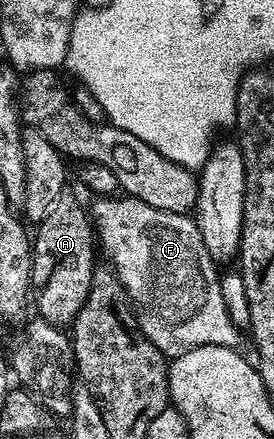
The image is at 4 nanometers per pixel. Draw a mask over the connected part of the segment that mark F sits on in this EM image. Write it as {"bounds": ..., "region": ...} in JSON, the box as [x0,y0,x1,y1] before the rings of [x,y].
{"bounds":[93,196,240,360],"region":[[[99,196],[93,208],[93,224],[98,239],[103,240],[110,265],[121,280],[138,311],[139,329],[168,360],[179,358],[198,346],[238,347],[240,327],[235,326],[231,314],[221,300],[220,271],[215,271],[216,259],[205,248],[205,240],[194,217],[153,208],[130,196]]]}

